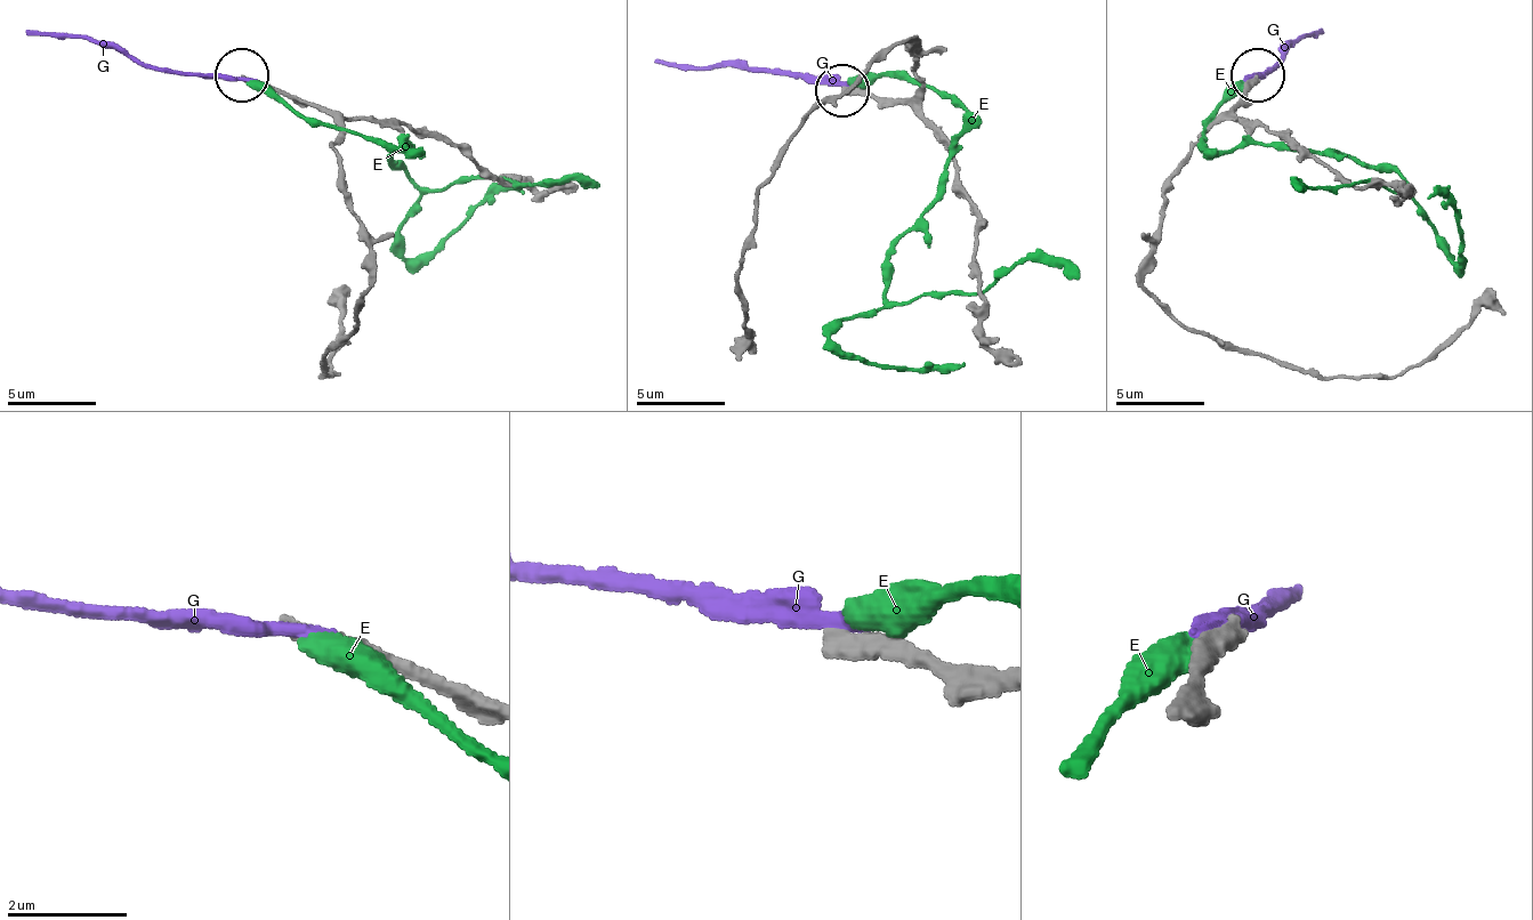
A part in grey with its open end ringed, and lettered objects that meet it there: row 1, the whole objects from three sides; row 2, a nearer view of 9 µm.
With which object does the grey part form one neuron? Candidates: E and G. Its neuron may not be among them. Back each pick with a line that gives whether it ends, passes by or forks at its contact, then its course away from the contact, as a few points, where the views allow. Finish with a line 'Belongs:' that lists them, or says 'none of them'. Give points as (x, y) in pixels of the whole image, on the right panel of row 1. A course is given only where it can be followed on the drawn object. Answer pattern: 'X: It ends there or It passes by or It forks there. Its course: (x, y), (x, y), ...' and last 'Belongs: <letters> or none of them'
Belongs: none of them

